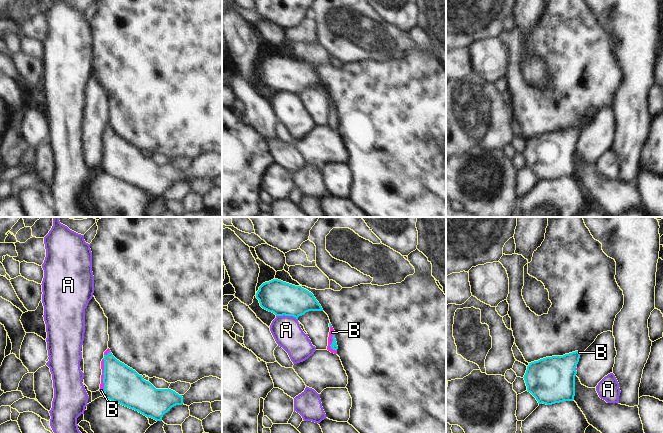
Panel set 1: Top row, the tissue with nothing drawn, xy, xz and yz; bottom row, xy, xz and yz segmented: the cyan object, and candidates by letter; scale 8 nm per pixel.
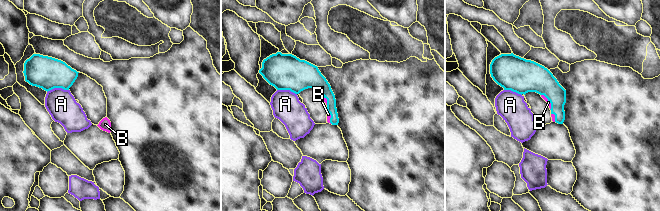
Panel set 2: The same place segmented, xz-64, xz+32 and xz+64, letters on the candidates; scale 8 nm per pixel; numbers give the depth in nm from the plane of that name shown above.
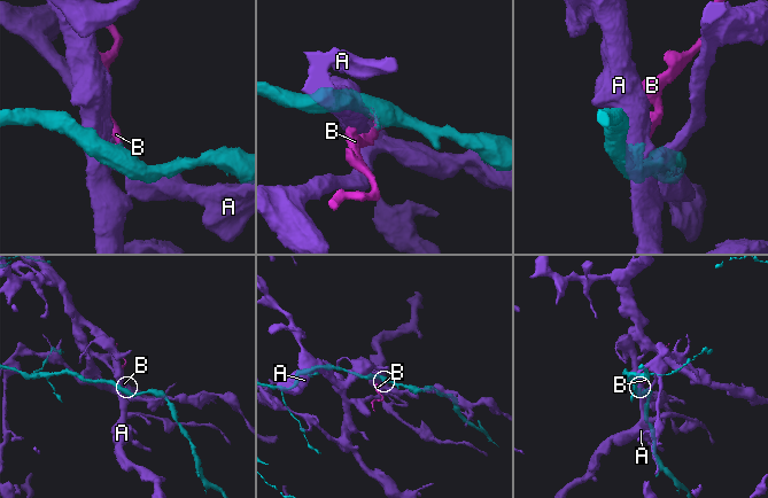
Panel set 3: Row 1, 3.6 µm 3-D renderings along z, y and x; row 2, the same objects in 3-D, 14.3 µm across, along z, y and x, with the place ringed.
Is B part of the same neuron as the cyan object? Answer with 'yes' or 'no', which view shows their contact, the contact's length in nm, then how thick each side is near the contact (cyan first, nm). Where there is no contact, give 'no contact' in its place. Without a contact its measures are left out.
yes; meets cyan in xy; contact 300 nm long; 300 nm thick on the cyan side, 40 nm on the other

